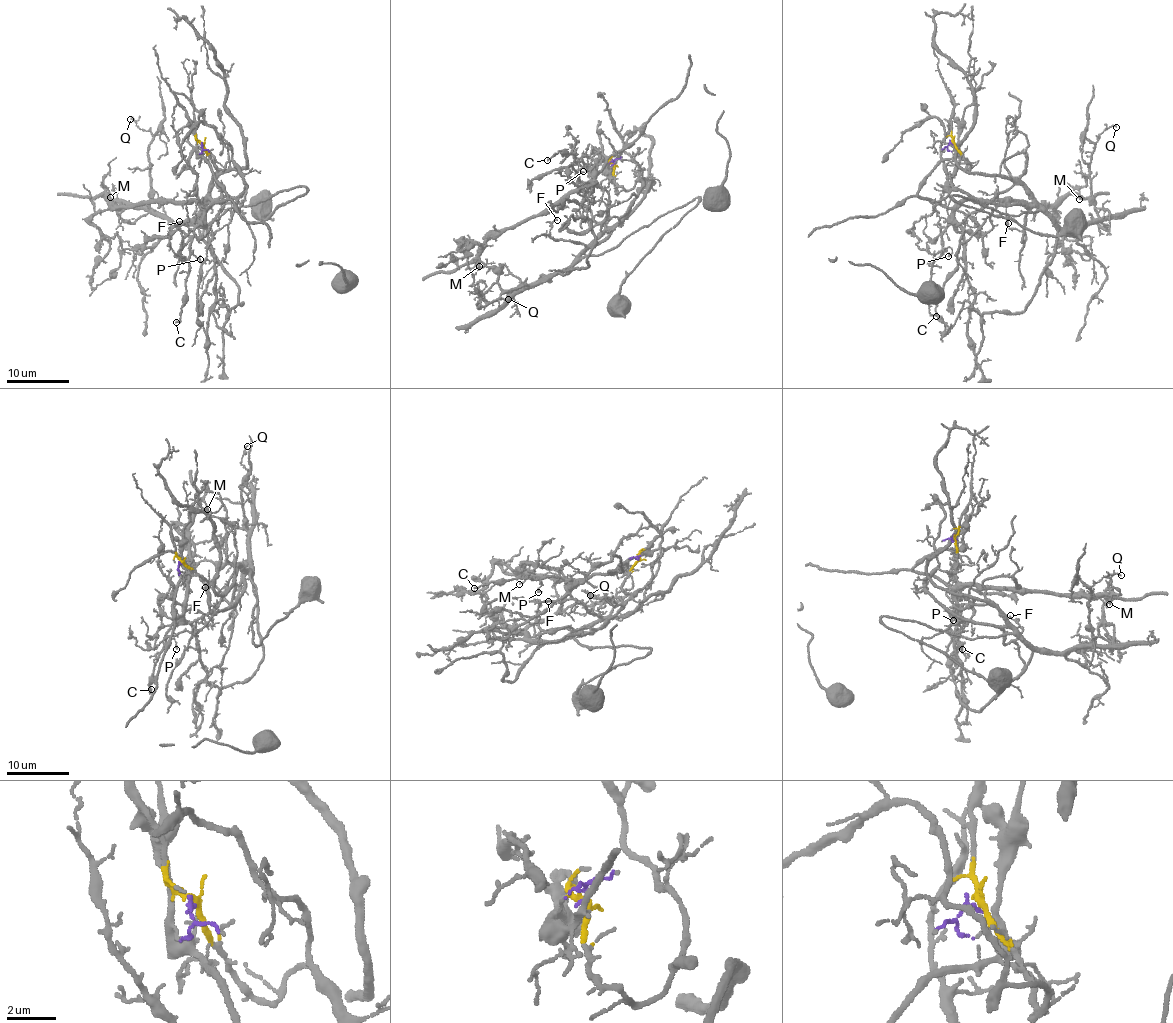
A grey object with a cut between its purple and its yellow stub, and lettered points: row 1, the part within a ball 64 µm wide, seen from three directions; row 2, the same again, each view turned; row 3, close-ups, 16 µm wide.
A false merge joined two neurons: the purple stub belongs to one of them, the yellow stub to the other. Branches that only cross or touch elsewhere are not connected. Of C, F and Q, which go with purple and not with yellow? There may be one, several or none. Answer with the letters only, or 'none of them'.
C

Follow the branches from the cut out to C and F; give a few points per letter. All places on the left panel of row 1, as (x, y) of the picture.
C: (203, 145), (202, 152), (198, 150), (226, 198), (215, 201), (195, 228), (190, 241), (185, 304), (176, 322)
F: (203, 145), (222, 169), (234, 163), (245, 187), (213, 203), (199, 236), (178, 230), (179, 221)

